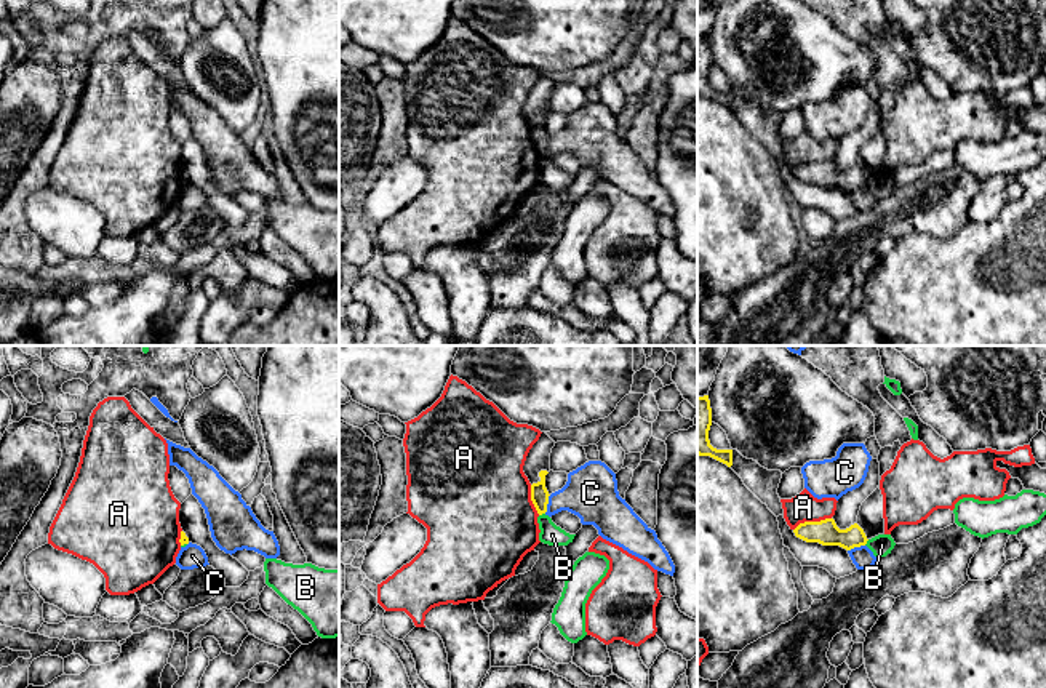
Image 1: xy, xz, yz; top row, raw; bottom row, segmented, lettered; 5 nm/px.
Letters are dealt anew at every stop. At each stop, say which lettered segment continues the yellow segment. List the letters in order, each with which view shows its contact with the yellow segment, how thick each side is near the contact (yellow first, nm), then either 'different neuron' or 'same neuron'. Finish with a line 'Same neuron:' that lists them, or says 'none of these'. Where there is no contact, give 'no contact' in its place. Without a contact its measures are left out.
A: yz | 130/140 nm | different neuron
B: xz | 90/110 nm | different neuron
C: xz | 90/260 nm | different neuron
Same neuron: none of these

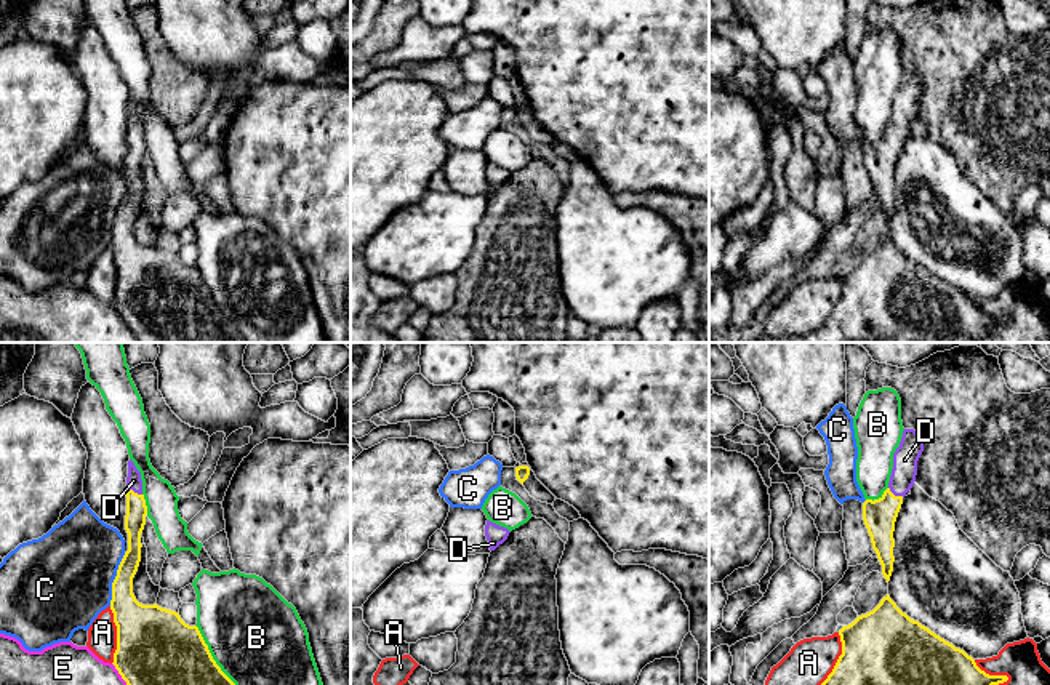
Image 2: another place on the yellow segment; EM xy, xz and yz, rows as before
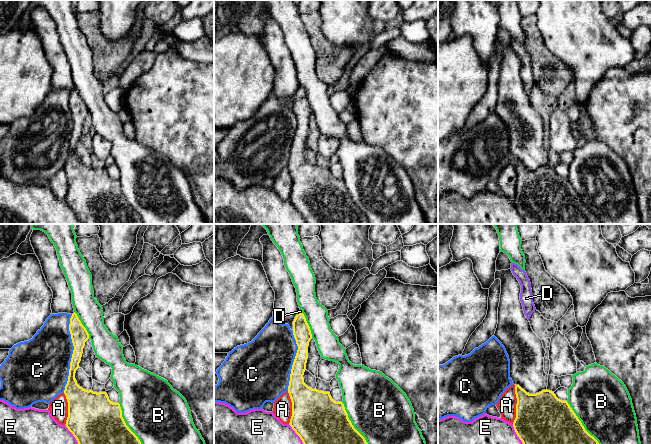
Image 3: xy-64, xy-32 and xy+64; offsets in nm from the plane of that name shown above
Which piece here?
A: xy | 380/140 nm | different neuron
B: xy | 360/480 nm | different neuron
C: xy | 200/480 nm | different neuron
D: yz | 170/130 nm | same neuron
E: xy | 380/200 nm | different neuron
Same neuron: D

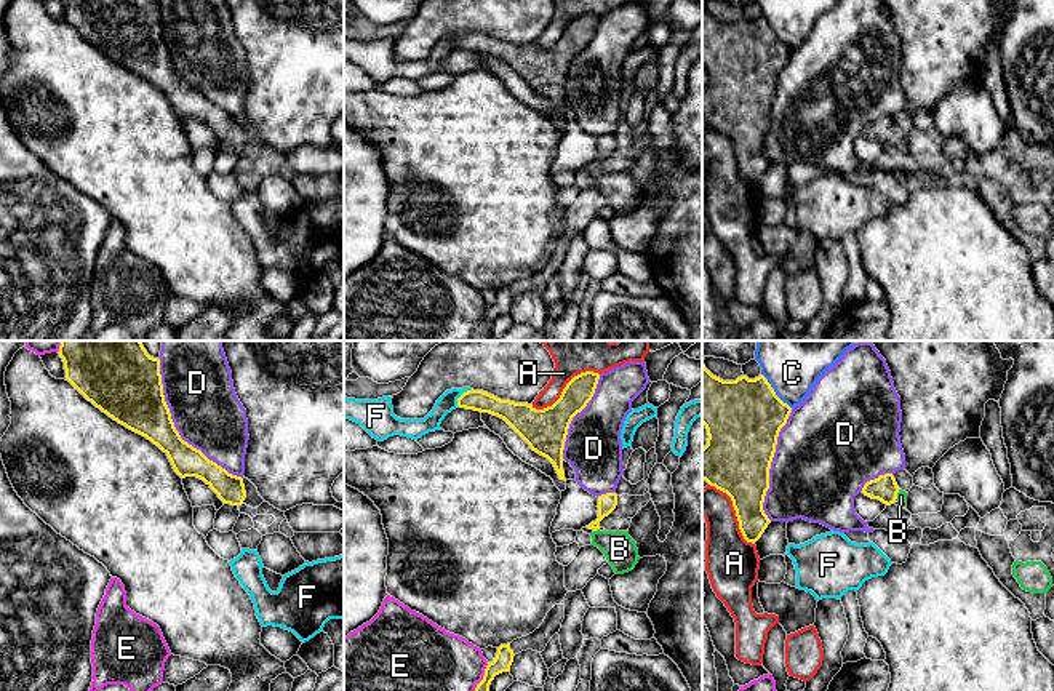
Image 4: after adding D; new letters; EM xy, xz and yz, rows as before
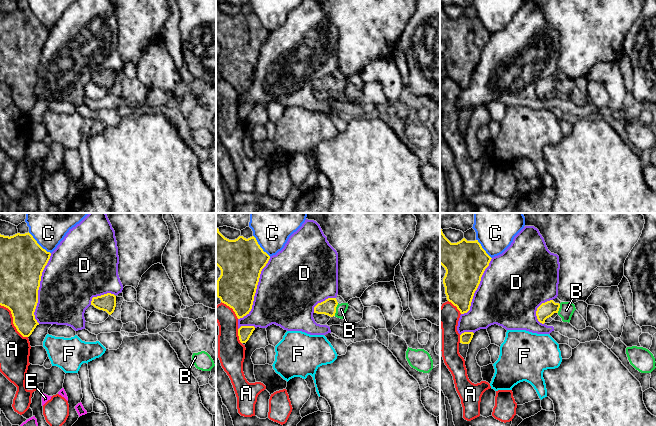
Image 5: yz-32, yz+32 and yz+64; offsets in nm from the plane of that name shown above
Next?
A: xz | 220/300 nm | different neuron
B: xz | 100/160 nm | same neuron
C: yz | 380/380 nm | different neuron
D: xy | 280/360 nm | different neuron
E: xz | 90/300 nm | different neuron
F: xz | 110/90 nm | different neuron
Same neuron: B

